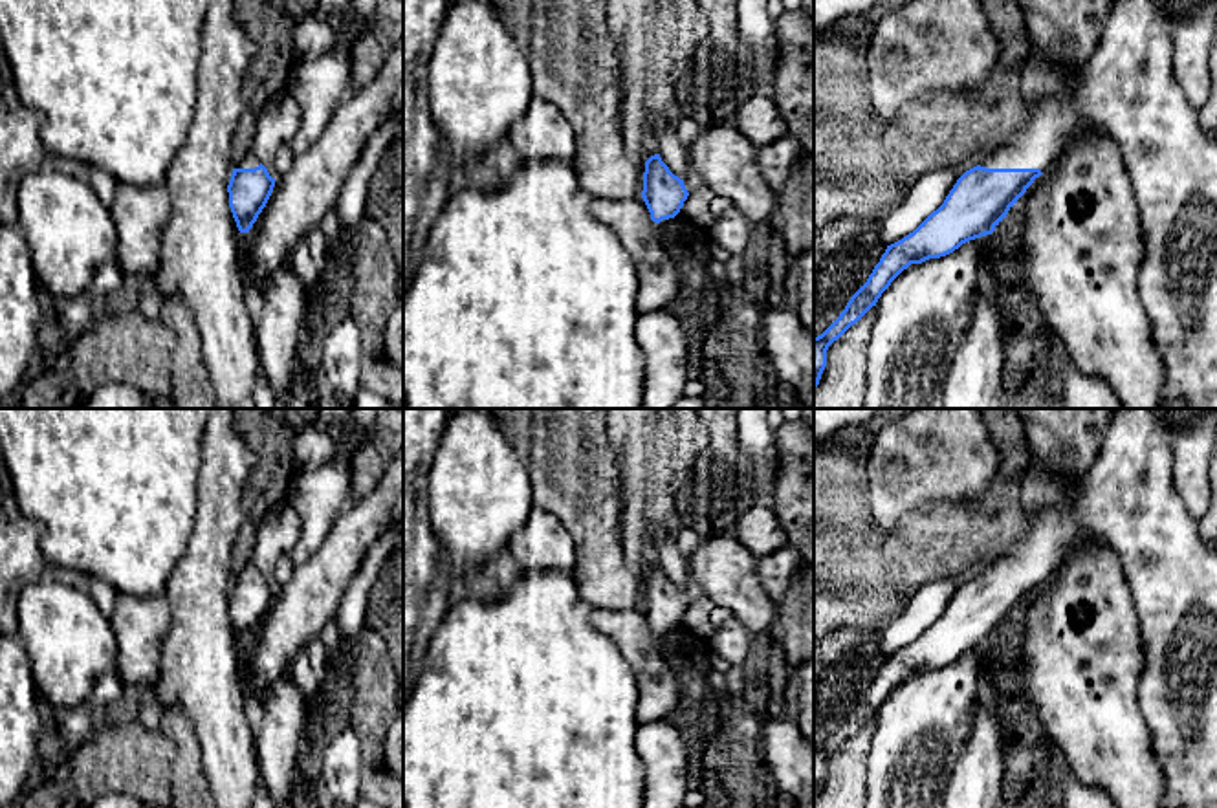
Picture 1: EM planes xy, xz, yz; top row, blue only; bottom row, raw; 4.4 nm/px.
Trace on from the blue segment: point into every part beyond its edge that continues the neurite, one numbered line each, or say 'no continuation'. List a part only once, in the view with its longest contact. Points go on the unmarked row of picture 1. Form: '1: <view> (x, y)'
1: yz (1128, 497)

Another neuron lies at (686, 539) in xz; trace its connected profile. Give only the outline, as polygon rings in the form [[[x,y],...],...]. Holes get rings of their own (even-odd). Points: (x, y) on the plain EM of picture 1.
[[[682,526],[676,535],[678,550],[685,559],[695,551],[700,540],[702,537],[685,526]]]

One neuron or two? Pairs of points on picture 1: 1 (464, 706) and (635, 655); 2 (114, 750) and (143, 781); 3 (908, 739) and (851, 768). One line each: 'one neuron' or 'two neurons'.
1: two neurons
2: one neuron
3: two neurons

